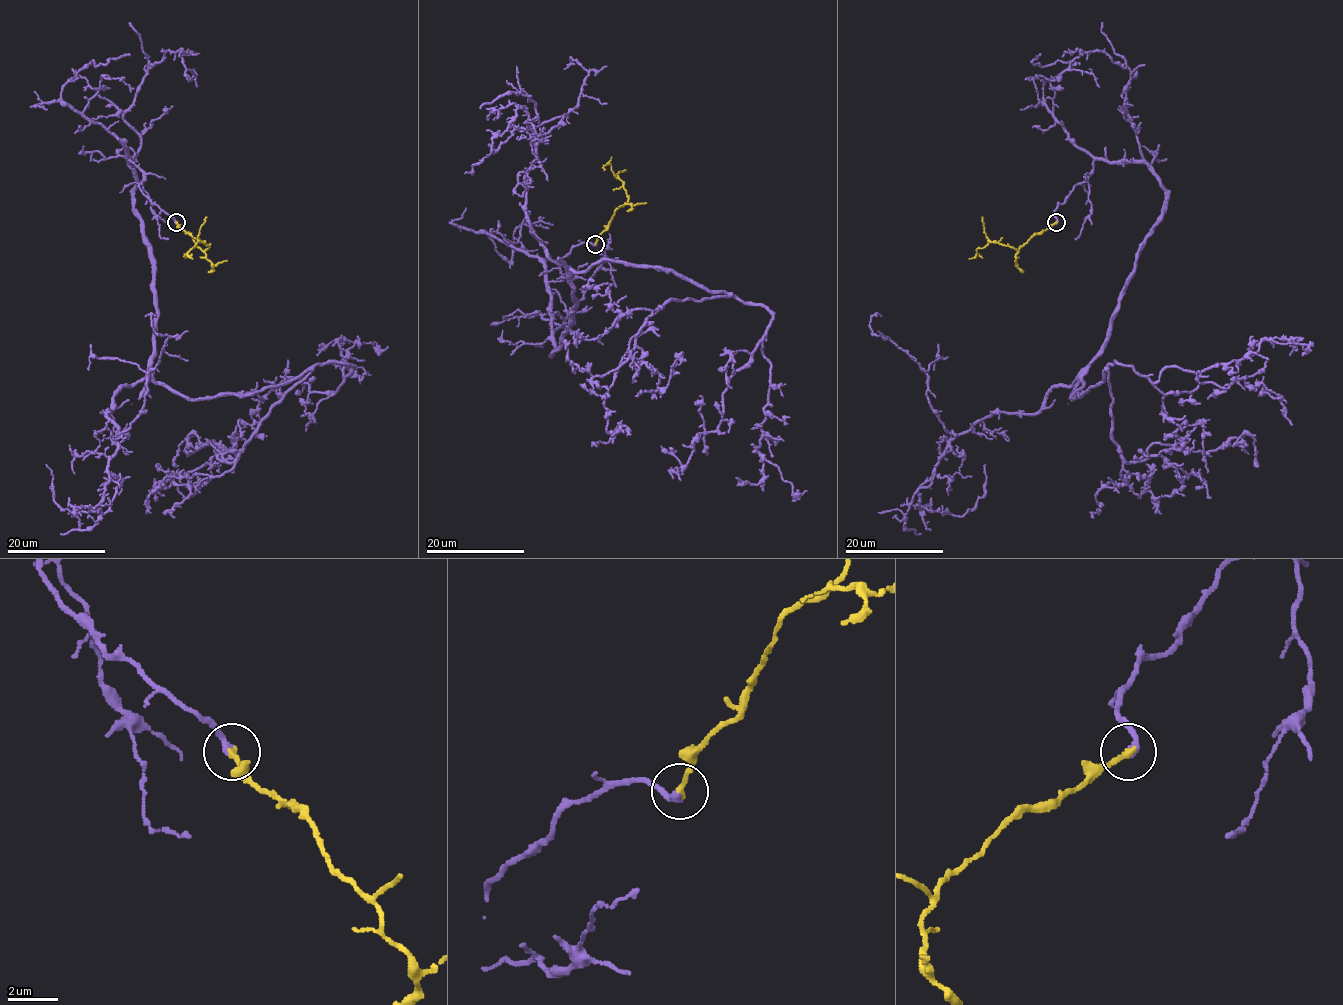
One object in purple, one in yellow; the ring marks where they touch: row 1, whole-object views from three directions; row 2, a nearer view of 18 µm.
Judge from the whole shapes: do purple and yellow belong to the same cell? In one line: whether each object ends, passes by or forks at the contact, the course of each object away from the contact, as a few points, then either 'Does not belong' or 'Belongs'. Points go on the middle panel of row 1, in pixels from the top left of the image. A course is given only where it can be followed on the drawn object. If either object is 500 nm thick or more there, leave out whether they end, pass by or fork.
At the ring purple ends. At the ring yellow ends. Course of purple: (596, 244), (547, 283), (552, 354), (572, 270), (622, 260), (729, 295), (651, 314), (597, 446). Course of yellow: (596, 244), (614, 212), (628, 200), (624, 184), (607, 165), (612, 156). Belongs

